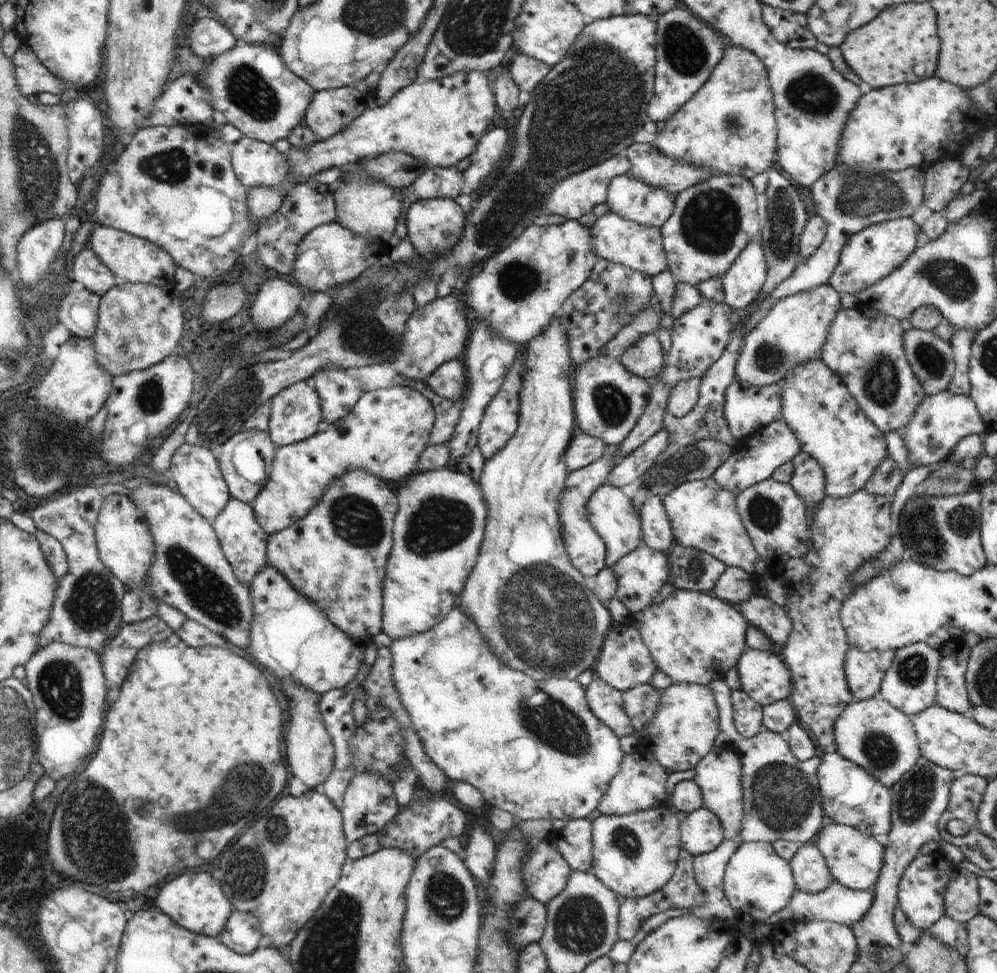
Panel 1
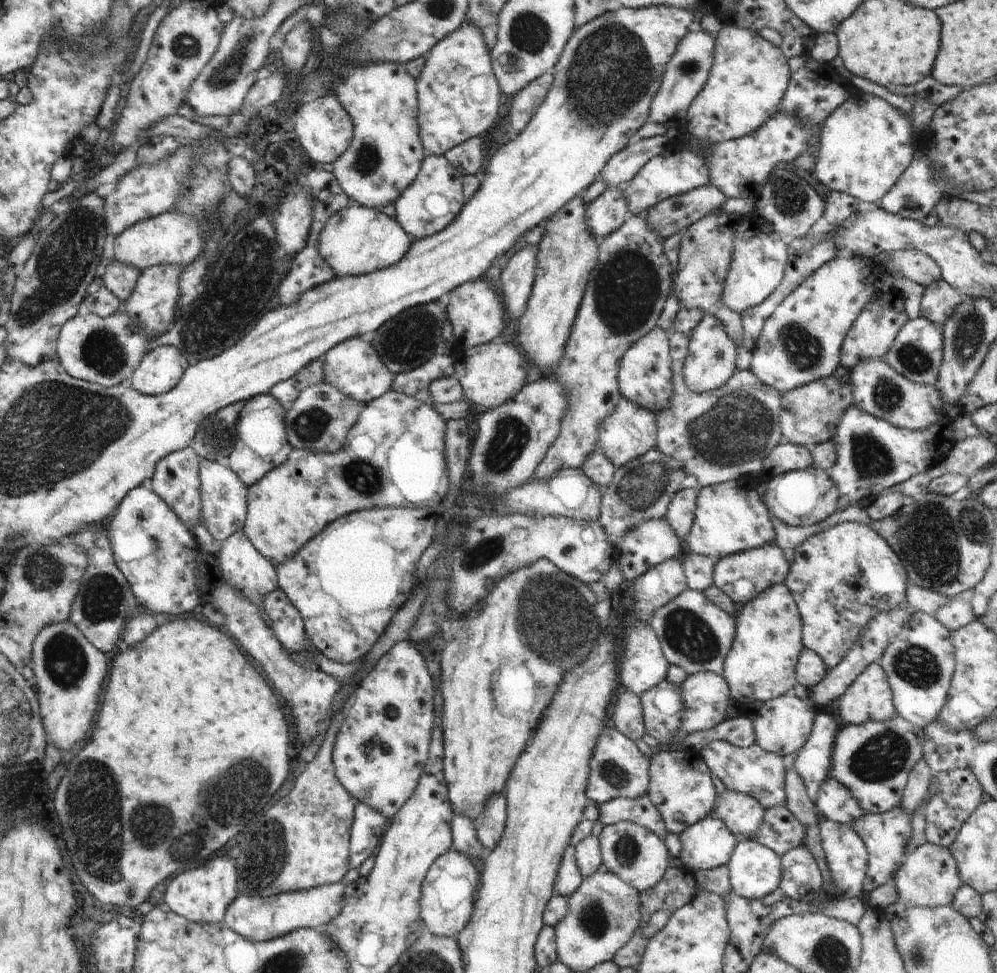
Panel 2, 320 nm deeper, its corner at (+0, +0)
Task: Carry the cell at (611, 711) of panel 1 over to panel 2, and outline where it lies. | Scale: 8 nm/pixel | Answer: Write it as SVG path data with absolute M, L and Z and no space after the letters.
M622 690L616 696L612 706L614 710L608 714L609 724L618 730L626 739L636 741L646 734L641 701L638 695Z

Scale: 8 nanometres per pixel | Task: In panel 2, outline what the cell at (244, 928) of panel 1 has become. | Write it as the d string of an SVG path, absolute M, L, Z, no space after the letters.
M336 883L326 884L322 888L312 888L306 892L286 892L268 898L241 895L227 909L222 924L243 938L257 942L274 940L300 928L318 928L342 913L344 888L344 884Z

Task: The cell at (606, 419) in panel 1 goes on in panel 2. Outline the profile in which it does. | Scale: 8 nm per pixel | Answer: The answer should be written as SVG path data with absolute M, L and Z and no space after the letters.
M621 396L621 398L618 398L614 412L610 412L610 416L606 416L600 422L598 449L610 460L611 464L614 464L614 467L629 464L630 460L656 449L656 422L656 412L650 412L650 410L646 410L646 408L642 408L642 406L638 406L638 404L634 404L634 402L630 402L624 396Z

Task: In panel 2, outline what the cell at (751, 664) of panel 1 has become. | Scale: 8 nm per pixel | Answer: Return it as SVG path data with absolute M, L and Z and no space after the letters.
M784 583L776 584L765 592L758 594L753 600L740 607L734 617L736 636L732 648L724 662L724 680L730 688L731 697L737 703L760 704L787 695L797 686L794 676L798 656L802 652L802 620L798 614L798 608L794 602L796 598L790 594Z

